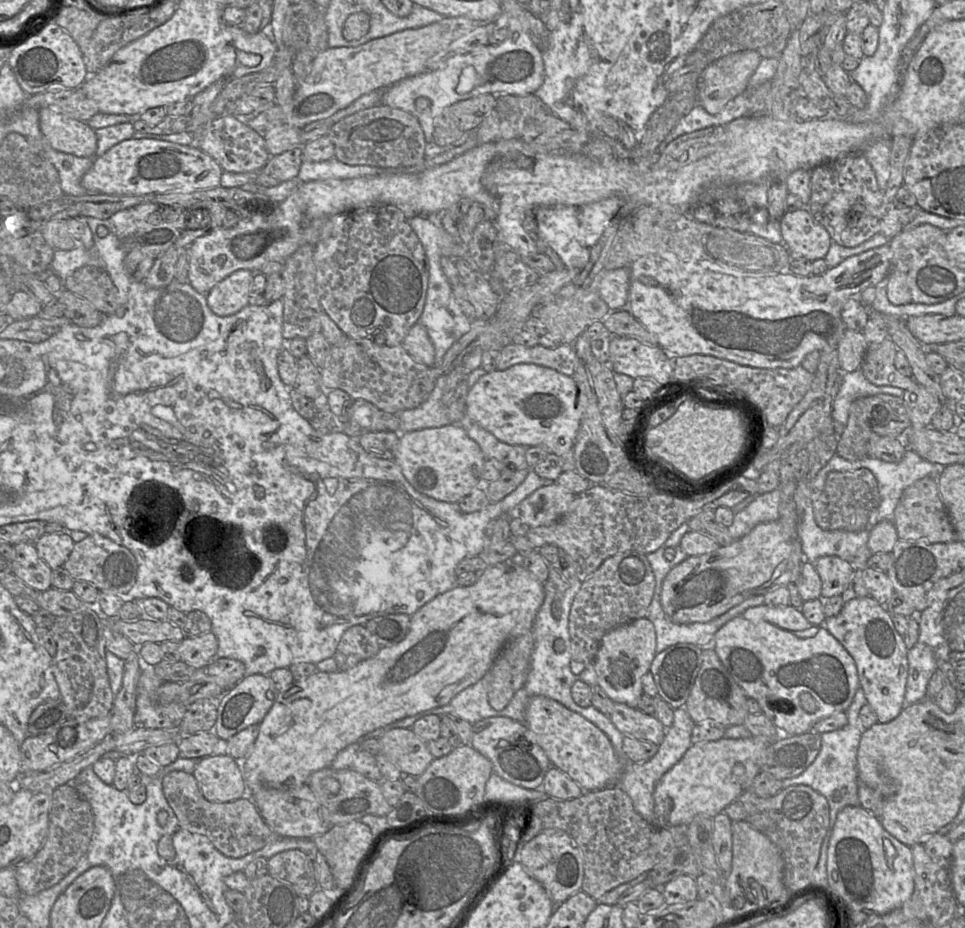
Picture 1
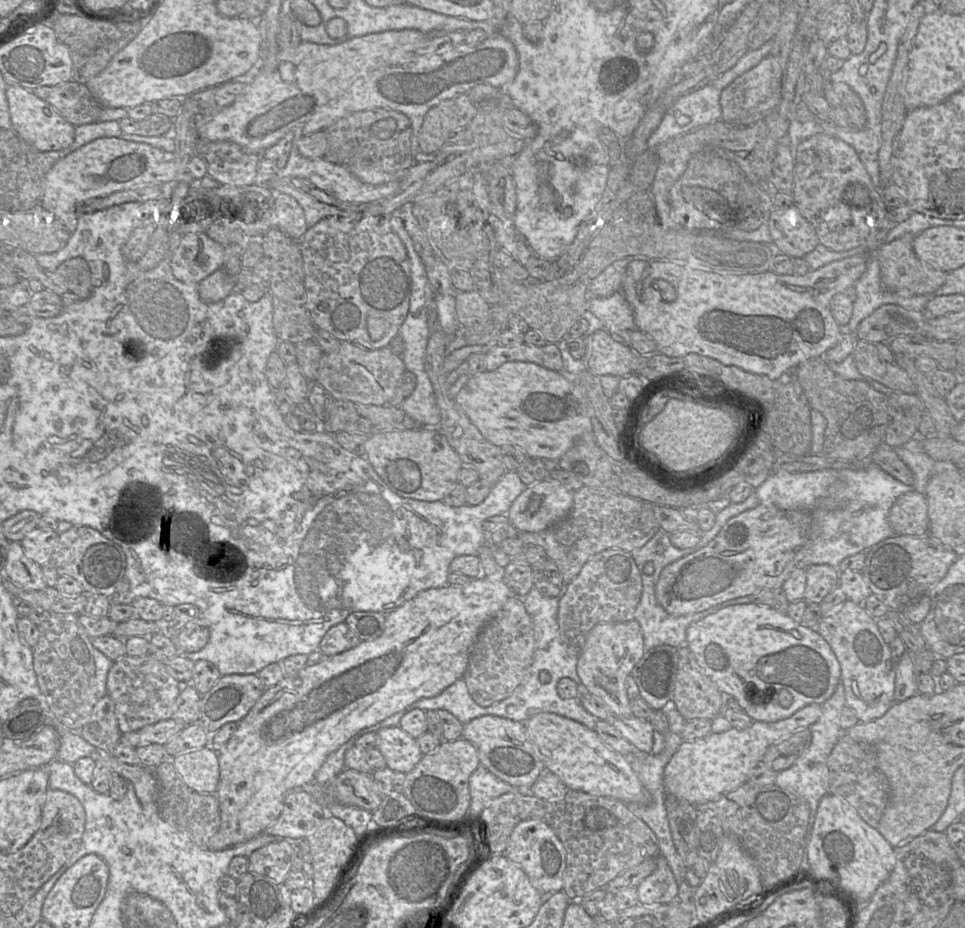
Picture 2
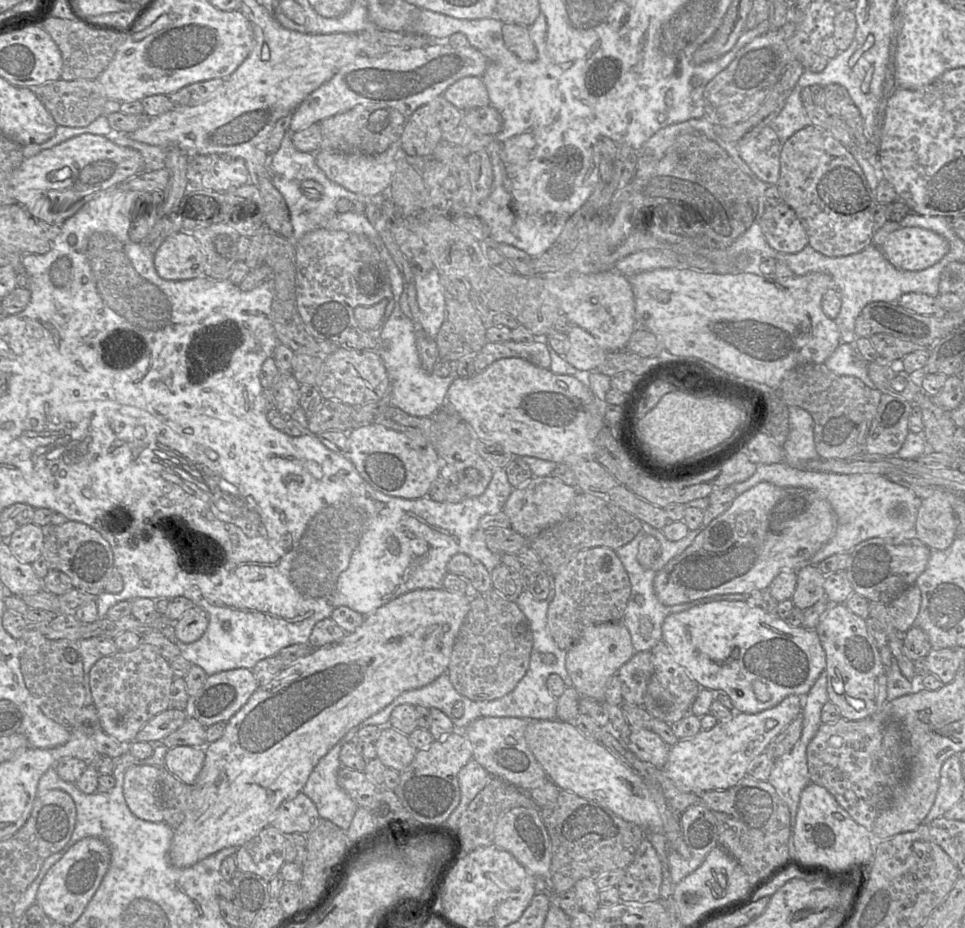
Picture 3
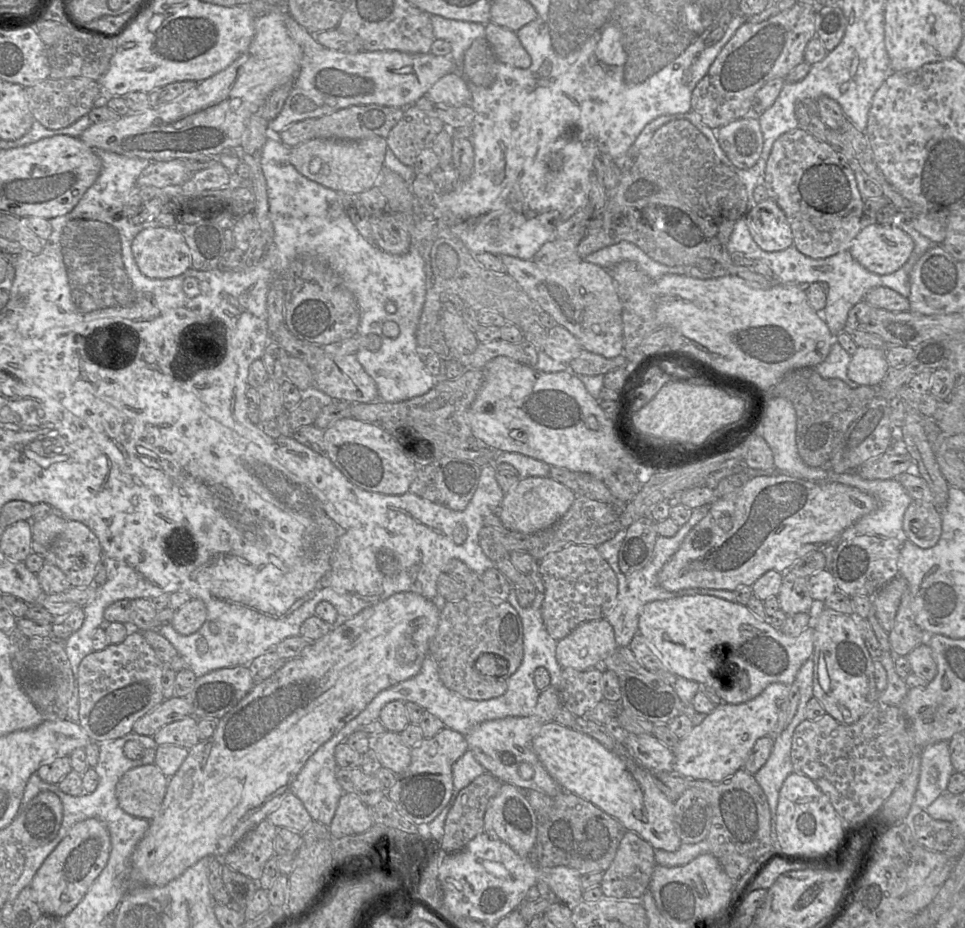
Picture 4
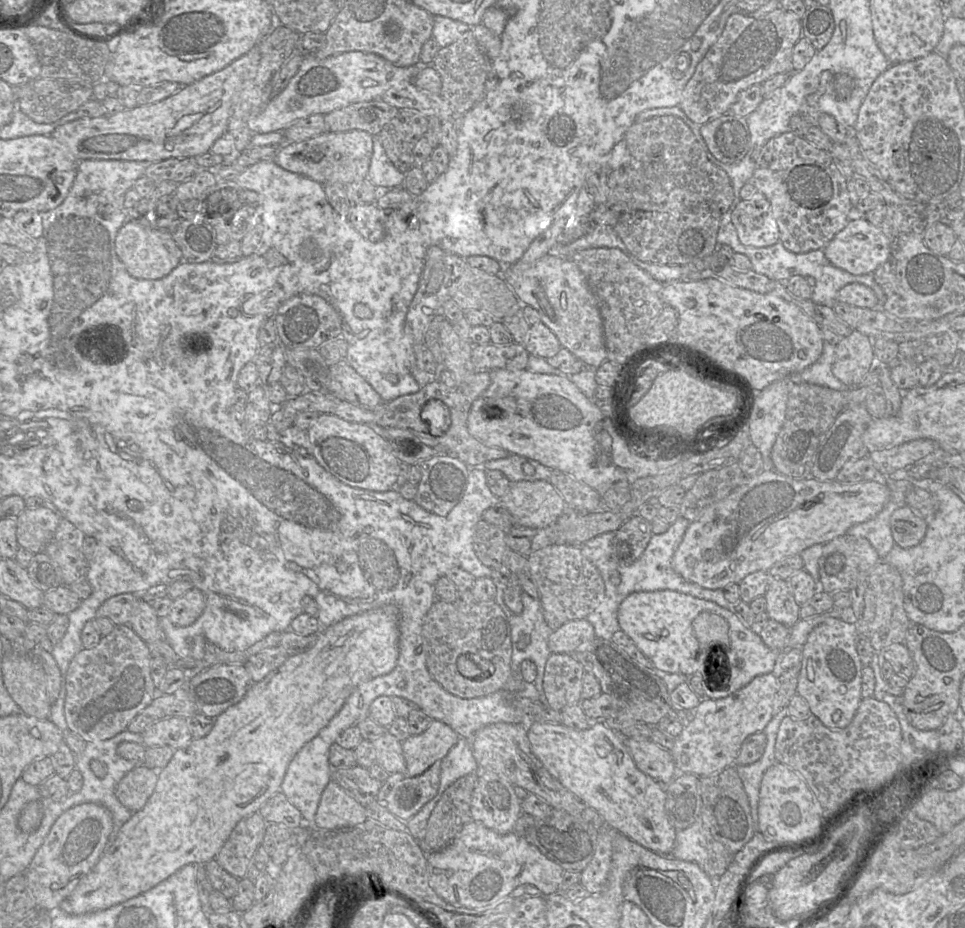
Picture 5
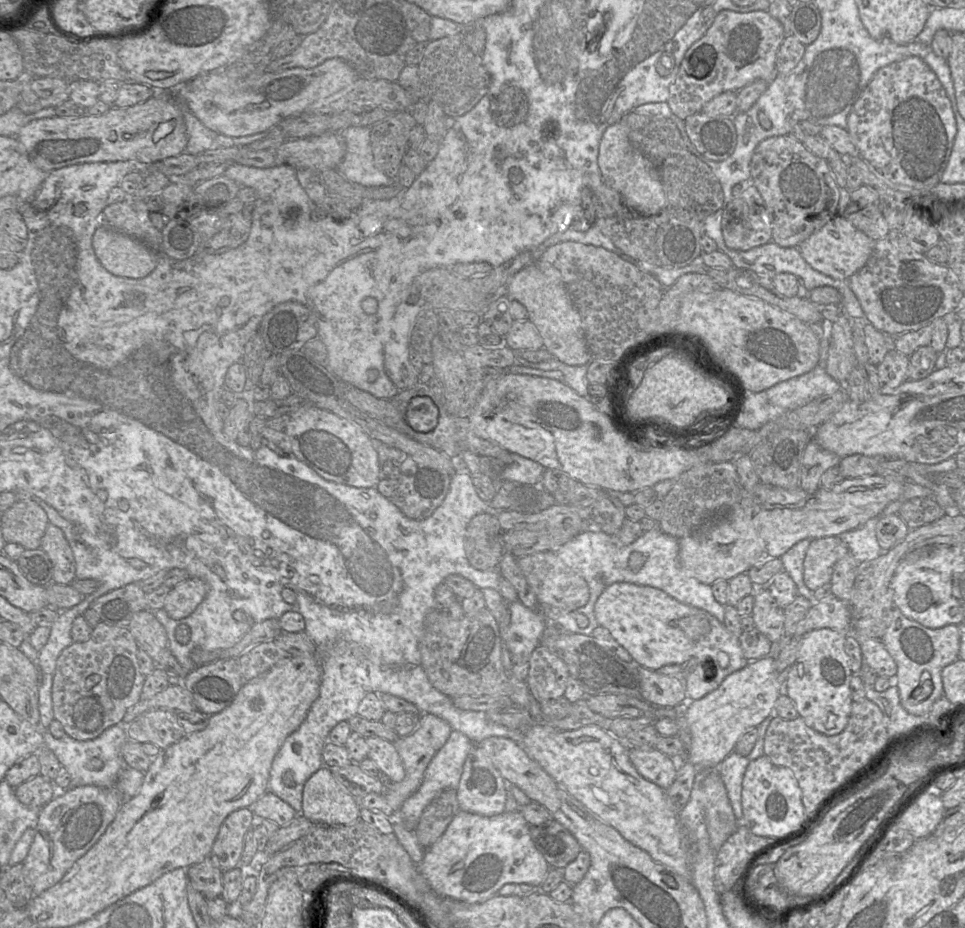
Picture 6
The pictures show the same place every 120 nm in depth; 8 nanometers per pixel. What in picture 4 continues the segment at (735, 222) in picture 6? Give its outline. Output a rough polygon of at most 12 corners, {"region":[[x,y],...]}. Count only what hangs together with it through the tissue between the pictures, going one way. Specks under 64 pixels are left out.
{"region":[[773,199],[745,219],[762,250],[793,245],[789,221]]}

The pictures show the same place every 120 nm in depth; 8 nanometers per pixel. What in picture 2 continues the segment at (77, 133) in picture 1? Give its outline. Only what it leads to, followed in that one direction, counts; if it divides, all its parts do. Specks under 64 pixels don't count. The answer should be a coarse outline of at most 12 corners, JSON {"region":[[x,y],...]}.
{"region":[[18,84],[6,96],[12,129],[39,151],[72,145],[75,126]]}

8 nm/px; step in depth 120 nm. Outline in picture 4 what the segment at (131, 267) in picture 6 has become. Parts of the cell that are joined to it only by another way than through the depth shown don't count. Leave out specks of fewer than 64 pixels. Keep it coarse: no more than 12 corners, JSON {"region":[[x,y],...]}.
{"region":[[144,228],[131,249],[151,279],[191,268],[190,249],[175,228]]}

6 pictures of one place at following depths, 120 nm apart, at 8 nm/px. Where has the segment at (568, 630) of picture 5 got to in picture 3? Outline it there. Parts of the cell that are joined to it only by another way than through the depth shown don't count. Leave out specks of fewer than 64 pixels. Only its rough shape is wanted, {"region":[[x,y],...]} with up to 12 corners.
{"region":[[622,621],[586,627],[565,666],[581,697],[604,703],[635,653]]}

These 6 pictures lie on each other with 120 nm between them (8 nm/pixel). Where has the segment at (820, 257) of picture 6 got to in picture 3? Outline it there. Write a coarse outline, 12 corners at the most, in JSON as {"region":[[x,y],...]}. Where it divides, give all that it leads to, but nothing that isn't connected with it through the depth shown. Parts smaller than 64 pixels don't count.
{"region":[[902,227],[879,248],[895,268],[918,271],[942,260],[949,243]]}

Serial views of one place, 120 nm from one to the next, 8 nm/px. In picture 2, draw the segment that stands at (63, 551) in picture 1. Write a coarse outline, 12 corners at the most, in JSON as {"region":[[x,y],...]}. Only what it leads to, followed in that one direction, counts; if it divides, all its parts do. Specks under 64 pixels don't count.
{"region":[[35,528],[20,541],[40,567],[51,563],[59,535]]}

